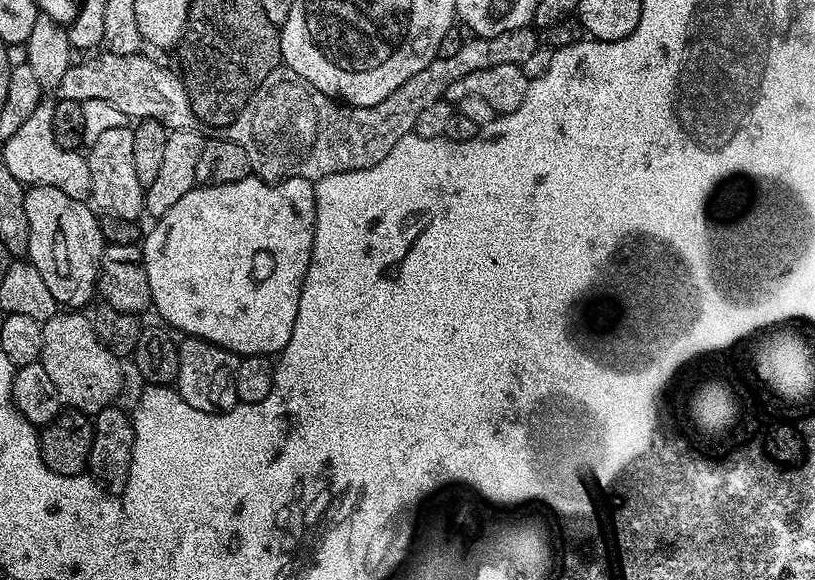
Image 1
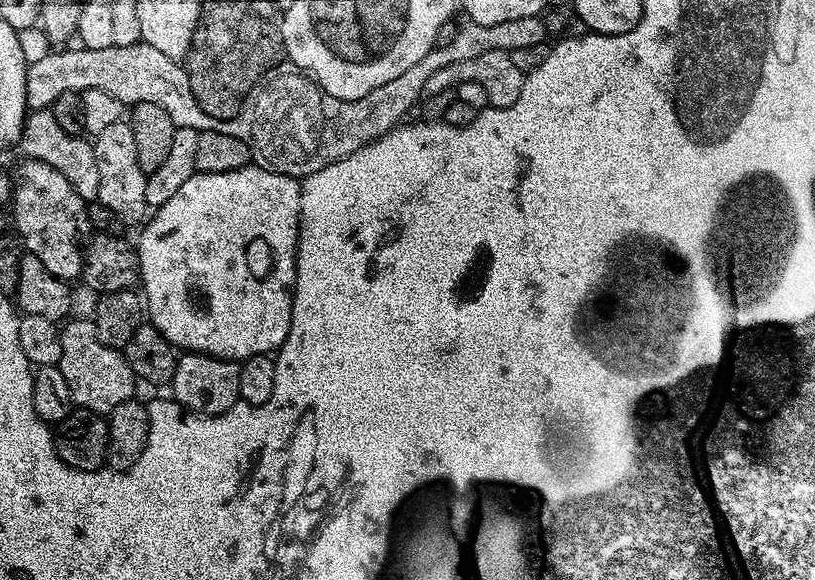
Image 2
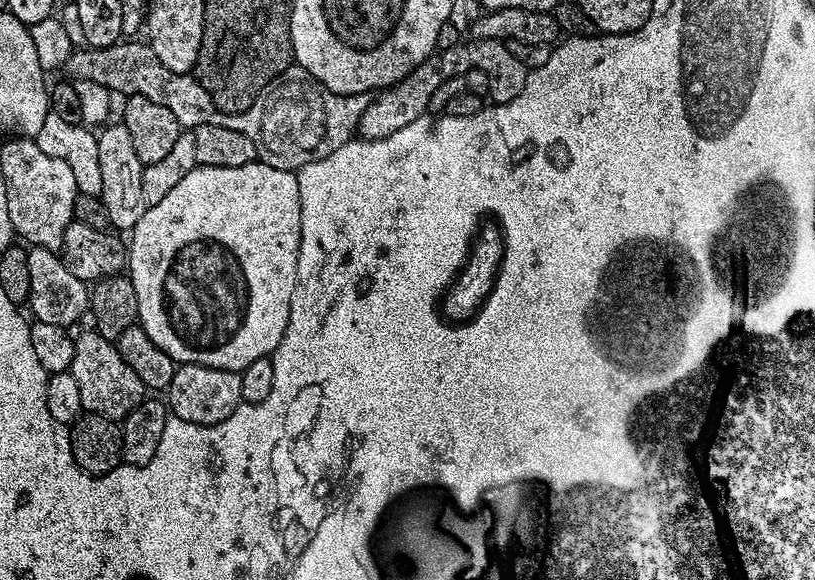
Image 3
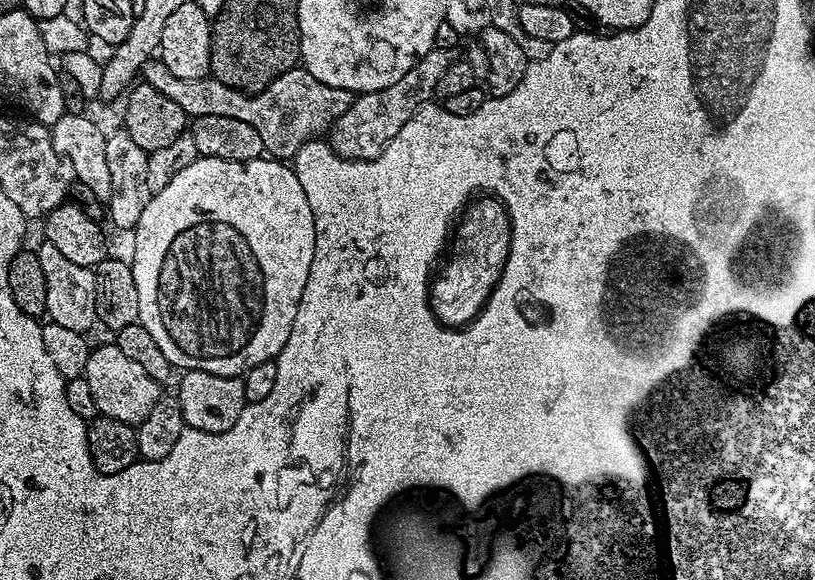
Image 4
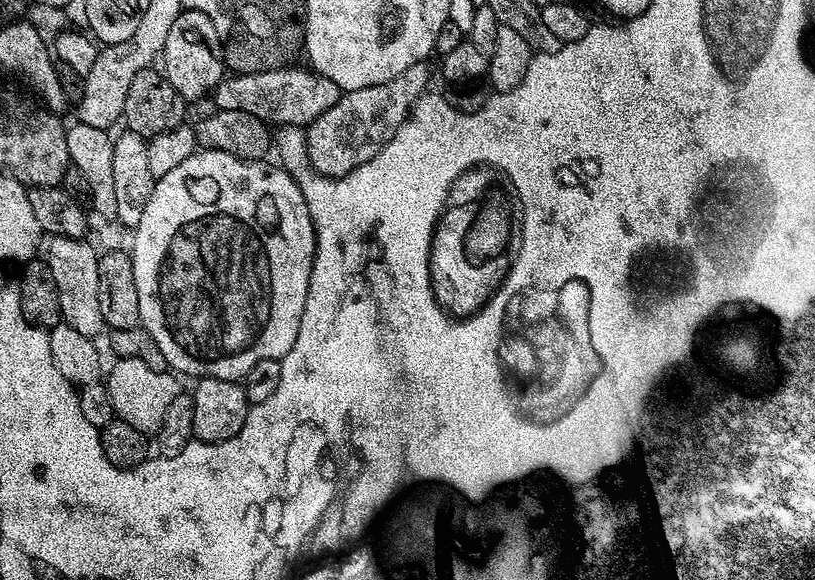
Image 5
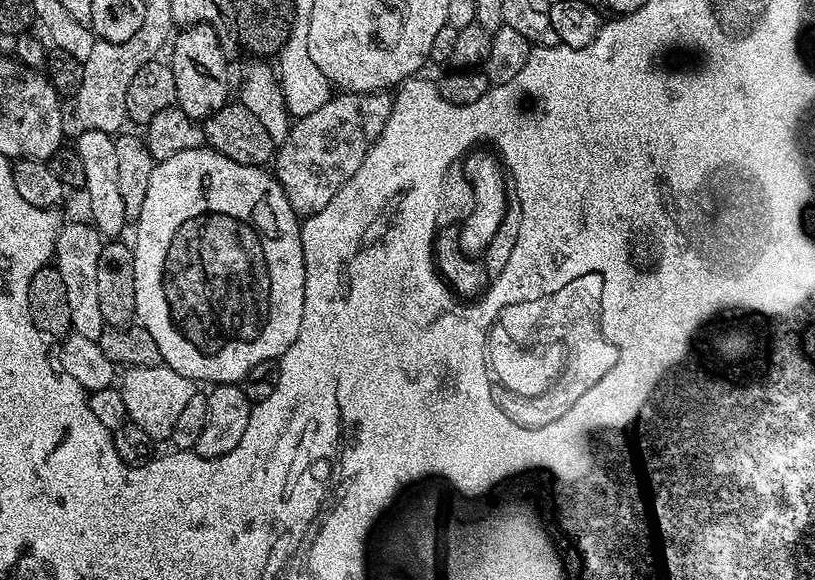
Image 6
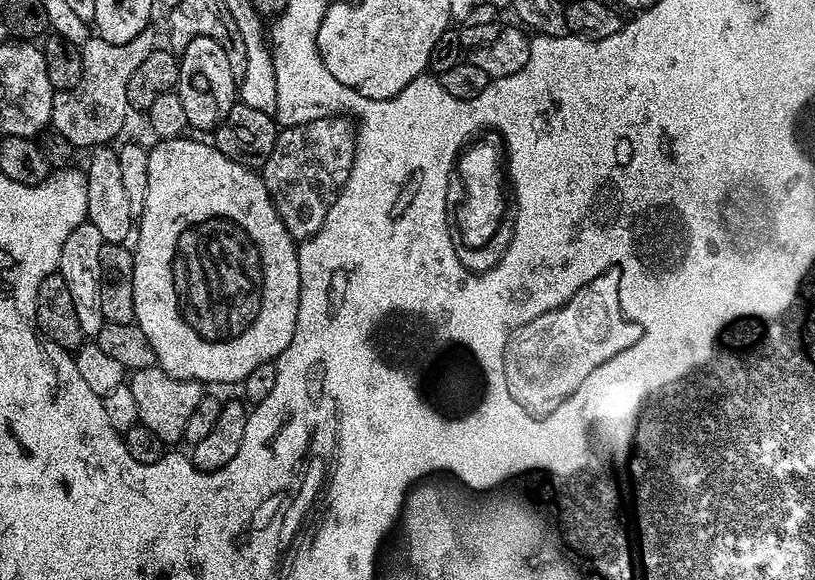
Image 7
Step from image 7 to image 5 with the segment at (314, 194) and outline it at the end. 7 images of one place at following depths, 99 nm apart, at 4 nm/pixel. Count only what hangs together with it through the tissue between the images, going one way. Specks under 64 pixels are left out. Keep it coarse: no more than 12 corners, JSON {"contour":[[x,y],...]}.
{"contour":[[397,81],[344,92],[307,125],[335,178],[370,162],[406,119]]}

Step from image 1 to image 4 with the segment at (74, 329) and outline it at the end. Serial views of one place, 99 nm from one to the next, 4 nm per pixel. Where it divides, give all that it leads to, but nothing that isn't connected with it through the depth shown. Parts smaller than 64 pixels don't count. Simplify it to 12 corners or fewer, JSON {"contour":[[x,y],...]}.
{"contour":[[114,342],[89,351],[83,378],[99,415],[139,426],[161,381]]}

